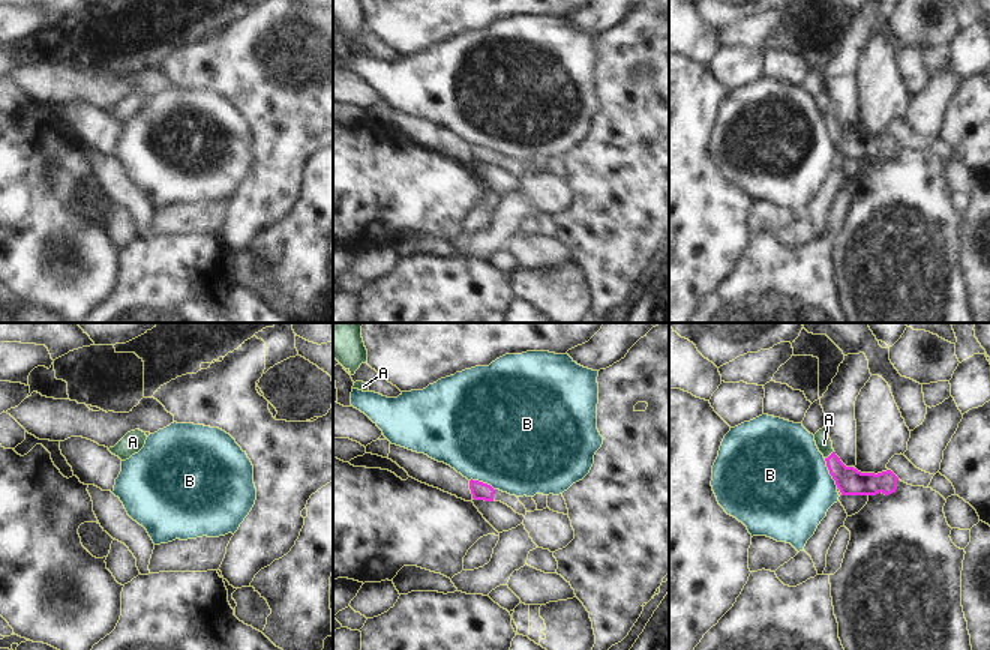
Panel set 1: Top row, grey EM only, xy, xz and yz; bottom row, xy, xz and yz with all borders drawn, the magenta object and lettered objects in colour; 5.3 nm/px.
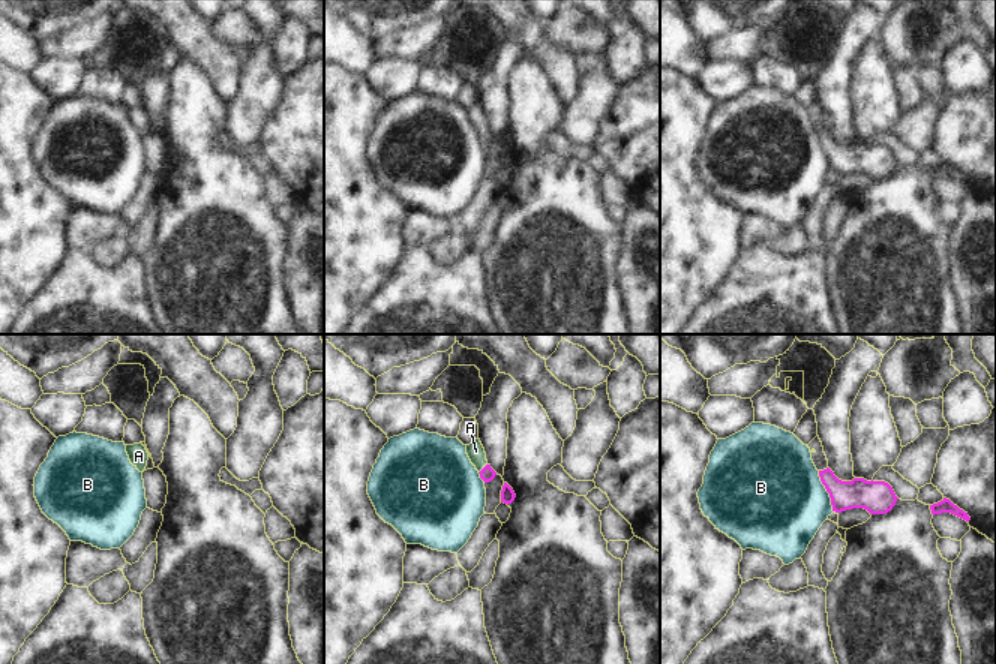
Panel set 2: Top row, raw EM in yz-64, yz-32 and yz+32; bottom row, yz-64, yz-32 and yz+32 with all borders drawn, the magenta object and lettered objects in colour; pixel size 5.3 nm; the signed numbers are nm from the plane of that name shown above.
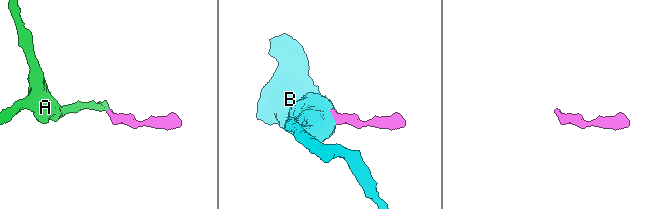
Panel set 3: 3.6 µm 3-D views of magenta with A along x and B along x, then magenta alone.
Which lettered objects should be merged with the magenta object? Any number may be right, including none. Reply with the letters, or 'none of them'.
A

